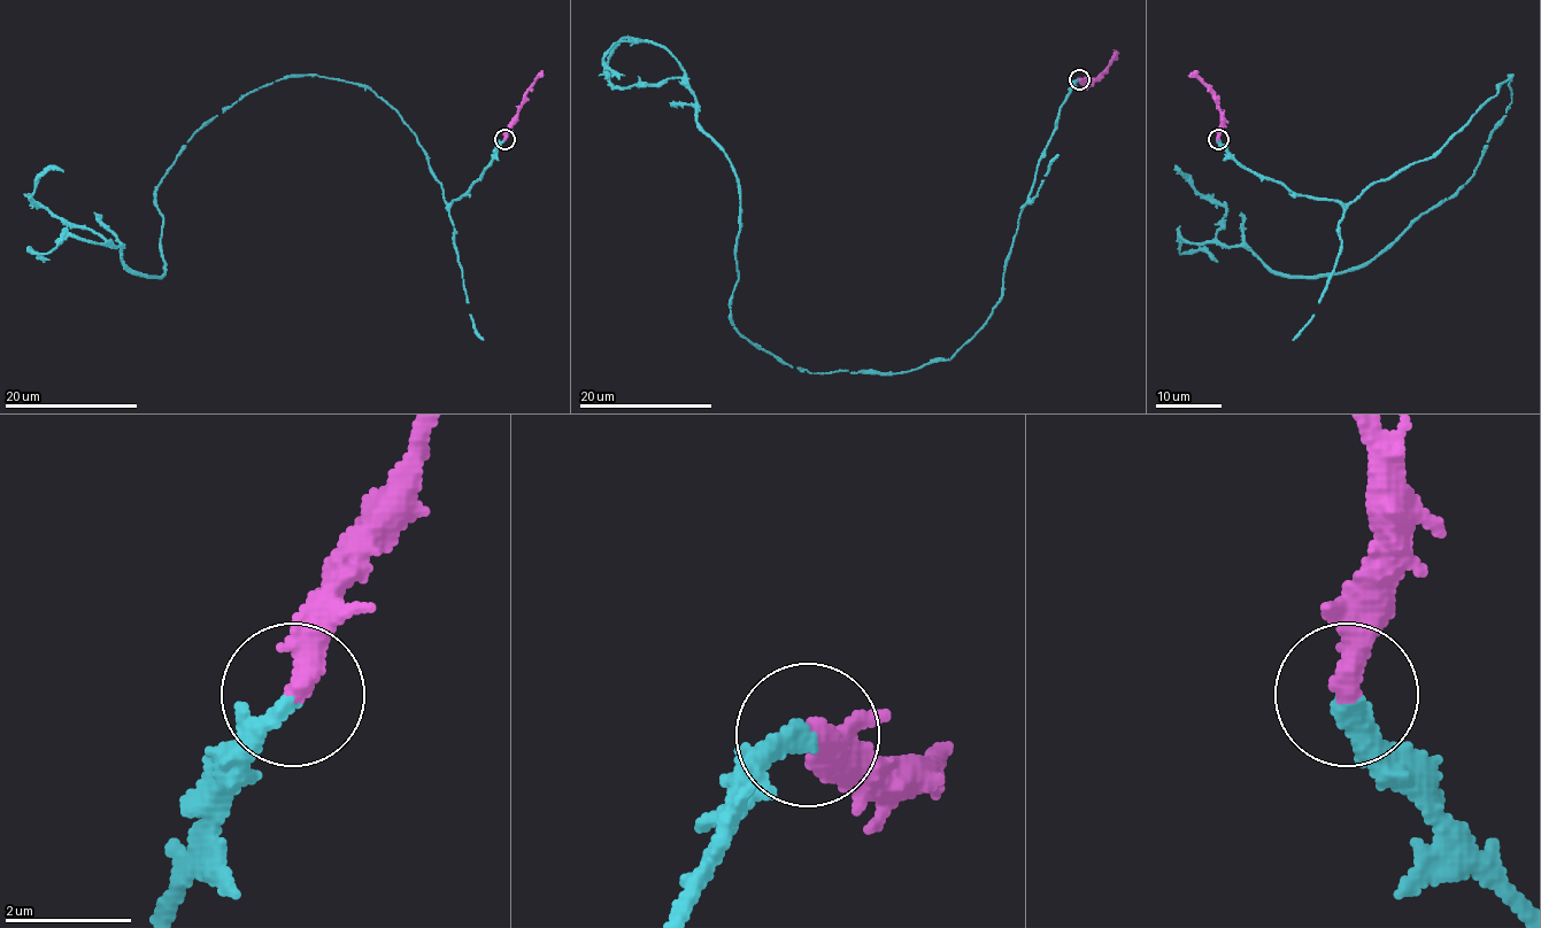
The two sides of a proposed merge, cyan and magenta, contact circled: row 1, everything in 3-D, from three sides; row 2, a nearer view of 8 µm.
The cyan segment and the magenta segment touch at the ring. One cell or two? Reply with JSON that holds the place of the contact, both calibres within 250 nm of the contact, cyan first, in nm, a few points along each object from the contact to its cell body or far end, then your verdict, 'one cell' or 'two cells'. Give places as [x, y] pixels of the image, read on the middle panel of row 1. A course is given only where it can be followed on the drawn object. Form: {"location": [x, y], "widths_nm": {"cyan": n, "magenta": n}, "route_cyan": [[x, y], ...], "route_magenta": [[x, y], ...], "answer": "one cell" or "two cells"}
{"location": [1079, 79], "widths_nm": {"cyan": 320, "magenta": 440}, "route_cyan": [[1080, 79], [978, 331], [909, 371], [819, 372], [733, 325], [739, 182], [679, 77], [610, 80], [638, 40]], "route_magenta": [[1080, 79], [1092, 83], [1112, 58], [1112, 49]], "answer": "one cell"}

